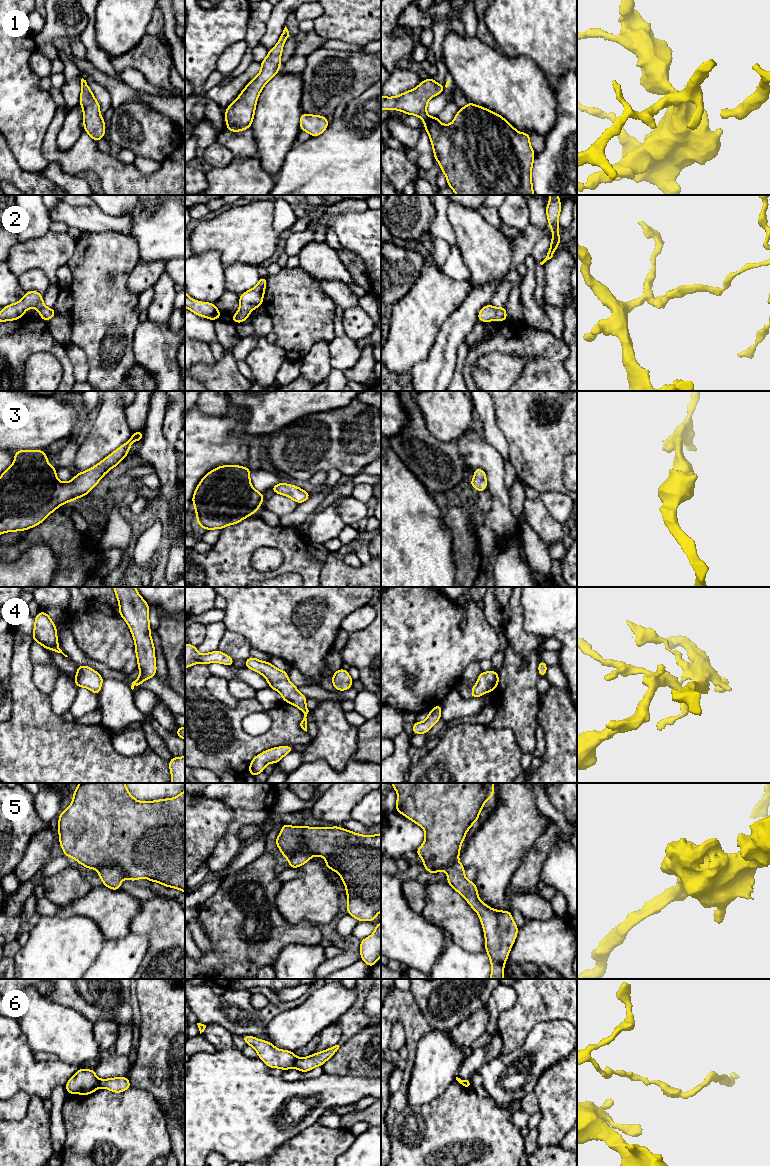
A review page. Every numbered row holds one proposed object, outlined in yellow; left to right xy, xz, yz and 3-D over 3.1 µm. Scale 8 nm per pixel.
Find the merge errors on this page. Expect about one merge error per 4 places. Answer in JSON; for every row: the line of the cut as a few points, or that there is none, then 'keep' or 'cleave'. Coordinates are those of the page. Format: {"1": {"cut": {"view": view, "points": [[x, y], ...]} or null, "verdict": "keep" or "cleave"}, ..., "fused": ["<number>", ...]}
{"1": {"cut": null, "verdict": "keep"}, "2": {"cut": null, "verdict": "keep"}, "3": {"cut": null, "verdict": "keep"}, "4": {"cut": null, "verdict": "keep"}, "5": {"cut": null, "verdict": "keep"}, "6": {"cut": {"view": "xz", "points": [[297, 1058], [293, 1066]]}, "verdict": "cleave"}, "fused": ["6"]}

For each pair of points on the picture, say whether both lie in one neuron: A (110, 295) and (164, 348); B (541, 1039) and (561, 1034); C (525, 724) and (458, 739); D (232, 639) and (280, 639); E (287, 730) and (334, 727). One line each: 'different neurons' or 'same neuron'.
A: different neurons
B: same neuron
C: different neurons
D: different neurons
E: different neurons

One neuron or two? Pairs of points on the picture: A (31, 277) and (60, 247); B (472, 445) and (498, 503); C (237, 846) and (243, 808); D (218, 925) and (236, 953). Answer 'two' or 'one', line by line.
A: two
B: one
C: one
D: one

